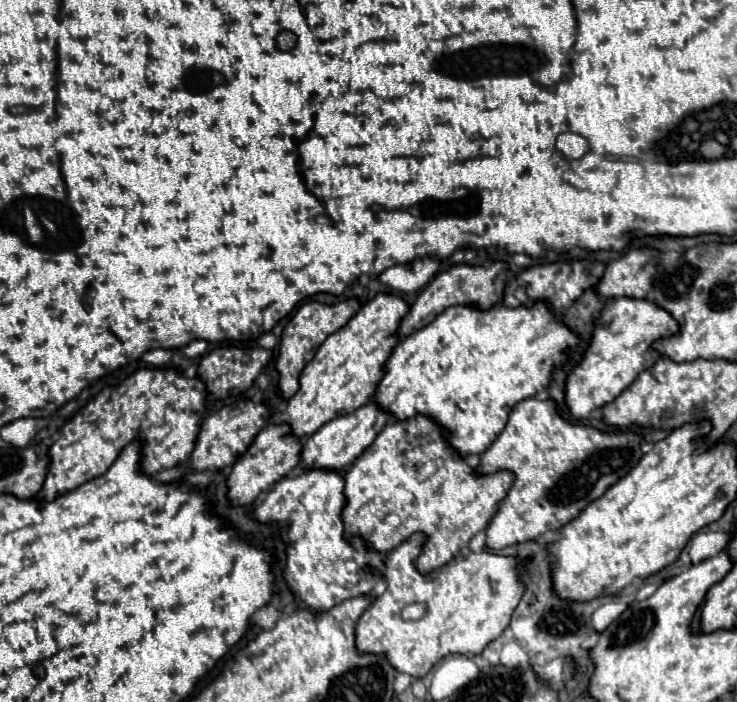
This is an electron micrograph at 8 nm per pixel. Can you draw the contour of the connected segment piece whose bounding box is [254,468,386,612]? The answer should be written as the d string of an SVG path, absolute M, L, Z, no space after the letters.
M312 468L312 470L302 470L296 478L282 478L272 492L264 498L264 502L254 506L254 516L260 522L280 522L288 524L288 540L292 546L288 546L288 562L286 562L286 572L284 578L296 598L310 608L312 612L322 612L328 610L348 598L362 596L362 594L382 594L386 590L386 582L382 582L382 562L386 562L386 554L374 550L372 546L366 544L364 538L350 536L346 538L344 534L344 522L342 522L342 510L346 506L346 496L344 496L344 470L326 470L326 468Z

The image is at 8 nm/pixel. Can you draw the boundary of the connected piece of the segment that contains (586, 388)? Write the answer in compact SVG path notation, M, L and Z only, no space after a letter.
M644 298L610 300L602 310L602 318L596 322L590 348L566 382L566 404L572 416L582 420L592 410L610 404L618 394L622 394L622 390L626 390L626 386L642 374L642 370L654 366L654 362L662 356L652 348L652 344L658 338L670 338L670 334L678 334L678 322L674 322L662 306L654 306L654 302Z

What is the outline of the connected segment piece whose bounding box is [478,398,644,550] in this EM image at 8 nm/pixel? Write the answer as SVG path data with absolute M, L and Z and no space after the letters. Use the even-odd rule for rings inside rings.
M528 398L518 402L510 412L506 428L490 444L478 464L478 472L484 474L504 468L516 474L508 496L502 500L496 516L488 526L488 548L500 550L518 542L534 540L550 530L560 530L562 526L566 526L566 522L570 522L570 518L578 518L578 514L590 502L594 502L594 498L600 498L614 482L618 482L618 478L626 476L642 456L642 434L638 432L602 432L592 426L572 424L564 420L564 416L558 412L556 402L550 398Z

